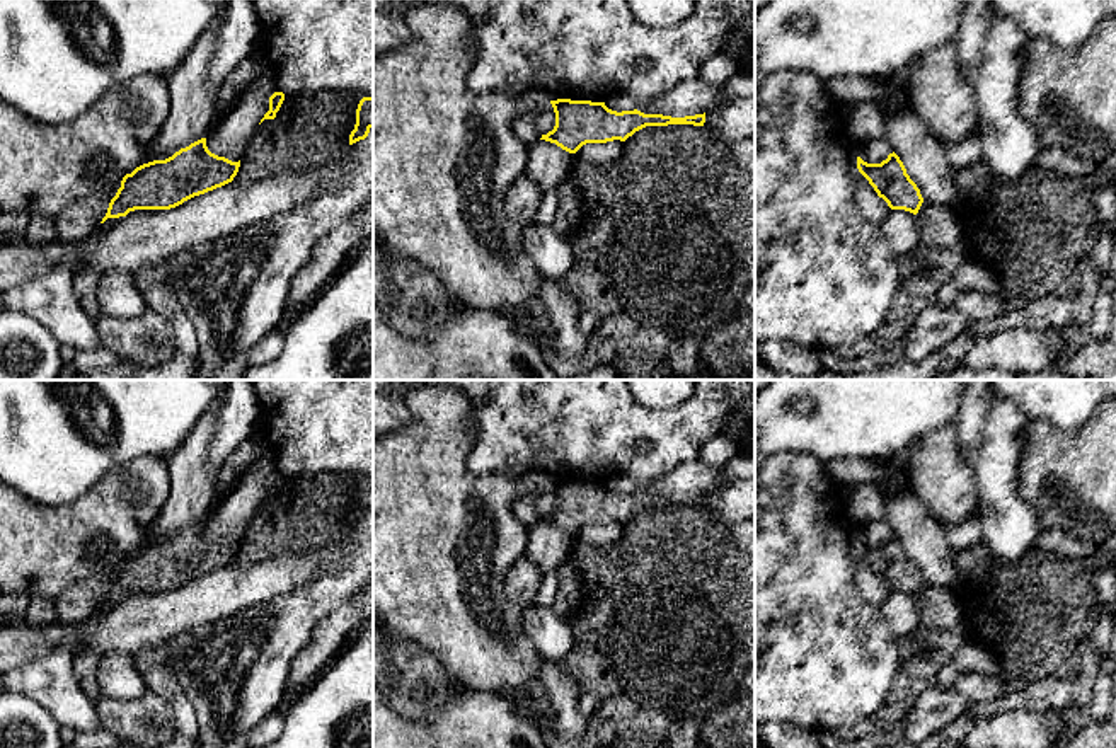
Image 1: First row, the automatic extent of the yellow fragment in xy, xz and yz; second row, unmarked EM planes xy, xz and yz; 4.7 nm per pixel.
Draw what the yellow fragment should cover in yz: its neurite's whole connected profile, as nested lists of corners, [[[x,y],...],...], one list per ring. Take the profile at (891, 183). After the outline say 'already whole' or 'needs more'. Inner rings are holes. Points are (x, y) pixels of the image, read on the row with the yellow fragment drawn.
[[[895,152],[881,164],[867,164],[857,157],[857,169],[891,210],[918,213],[923,198]]] | already whole

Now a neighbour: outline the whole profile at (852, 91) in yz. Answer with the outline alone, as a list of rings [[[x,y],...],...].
[[[838,77],[826,82],[826,89],[840,106],[872,102],[879,111],[888,107],[888,89],[881,82],[862,77]]]

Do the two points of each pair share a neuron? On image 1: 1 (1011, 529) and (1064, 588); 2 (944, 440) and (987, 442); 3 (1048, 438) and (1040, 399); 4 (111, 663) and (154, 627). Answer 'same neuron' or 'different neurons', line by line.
1: different neurons
2: different neurons
3: different neurons
4: different neurons

